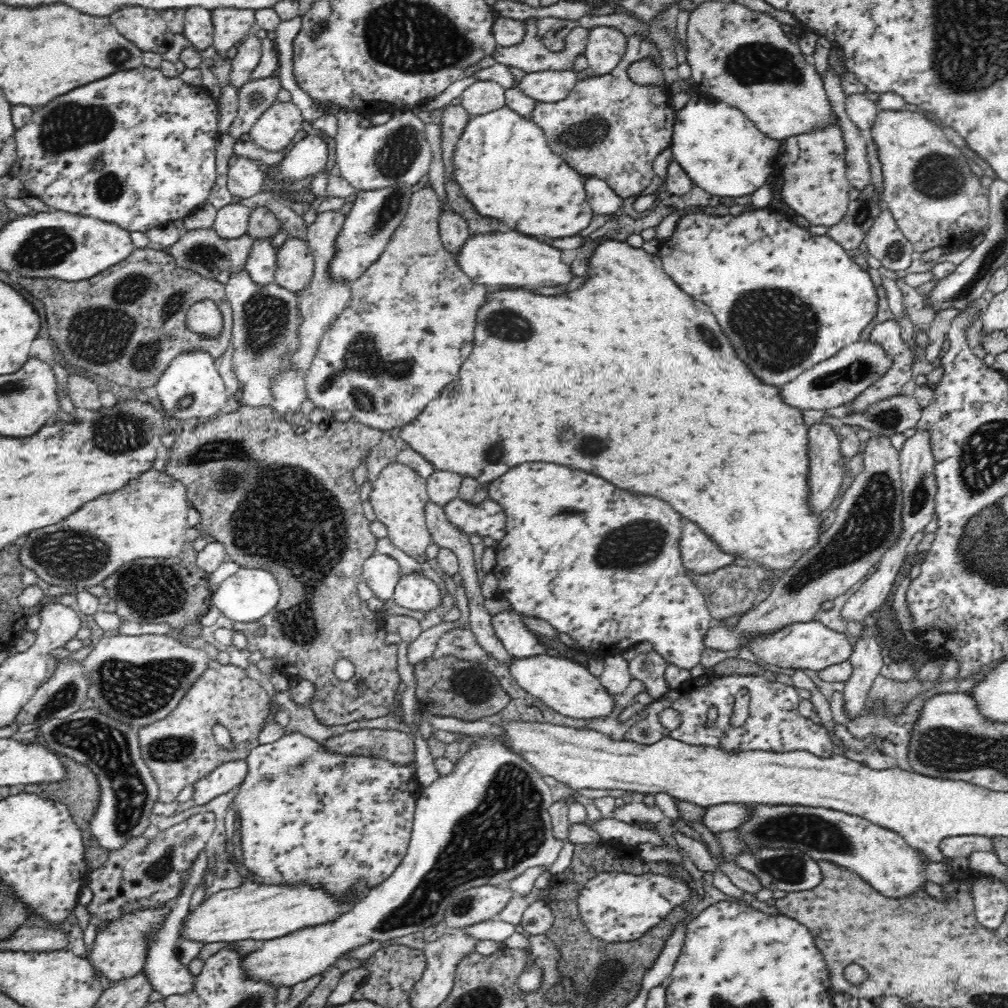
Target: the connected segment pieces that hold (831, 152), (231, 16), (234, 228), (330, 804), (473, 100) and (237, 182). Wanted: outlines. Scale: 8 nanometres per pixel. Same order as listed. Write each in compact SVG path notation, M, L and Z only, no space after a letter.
M838 123L828 130L810 132L792 136L781 143L778 160L782 166L784 176L785 204L792 206L796 214L804 216L810 225L825 225L827 227L838 224L846 214L851 188L845 167L845 146L839 131Z
M218 9L216 14L212 14L212 20L214 21L213 45L222 60L230 63L231 58L228 56L228 50L243 42L246 34L254 28L256 13L250 9Z
M229 203L217 211L214 228L229 239L248 235L252 208L240 203Z
M301 734L282 736L280 740L272 744L262 744L254 748L248 756L246 782L240 786L239 794L236 796L232 806L236 815L240 818L240 846L243 851L243 864L248 870L256 874L256 881L262 883L297 883L310 881L326 885L332 891L343 891L356 881L370 881L372 885L378 886L390 876L394 869L404 858L412 833L412 819L414 816L414 804L422 790L416 776L416 772L410 766L398 768L383 760L373 758L362 758L361 756L340 756L323 752L317 742L310 740Z
M491 80L474 81L462 94L460 104L471 117L488 114L504 108L505 89Z
M238 157L229 167L227 184L232 194L240 198L250 198L258 194L264 184L264 169L248 157Z

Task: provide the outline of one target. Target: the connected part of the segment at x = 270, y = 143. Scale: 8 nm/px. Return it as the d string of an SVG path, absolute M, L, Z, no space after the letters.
M279 101L262 113L254 128L249 131L251 140L260 148L270 152L278 152L291 142L294 135L300 130L304 118L301 110L291 101Z

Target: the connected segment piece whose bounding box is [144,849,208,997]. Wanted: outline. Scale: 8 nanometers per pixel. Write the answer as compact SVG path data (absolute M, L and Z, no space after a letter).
M203 849L198 853L196 862L192 864L194 878L192 878L192 882L188 884L188 888L190 888L190 890L184 890L186 894L182 894L182 896L178 898L179 904L175 907L171 918L168 919L168 922L166 922L166 928L160 932L160 940L152 946L152 950L150 950L149 963L144 966L144 971L146 971L146 973L150 973L150 979L152 979L154 987L156 987L156 991L166 997L194 994L194 992L196 992L196 988L198 988L198 975L196 976L196 974L190 970L190 966L188 966L188 964L182 964L182 962L179 962L175 953L176 944L178 944L178 934L181 930L181 920L188 915L191 894L193 894L196 884L202 880L203 873L207 868L207 860L208 857Z

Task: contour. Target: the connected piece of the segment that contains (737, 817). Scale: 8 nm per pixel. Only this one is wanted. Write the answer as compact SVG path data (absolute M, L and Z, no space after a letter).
M735 803L709 807L702 814L700 824L714 834L732 830L746 816L746 806Z

